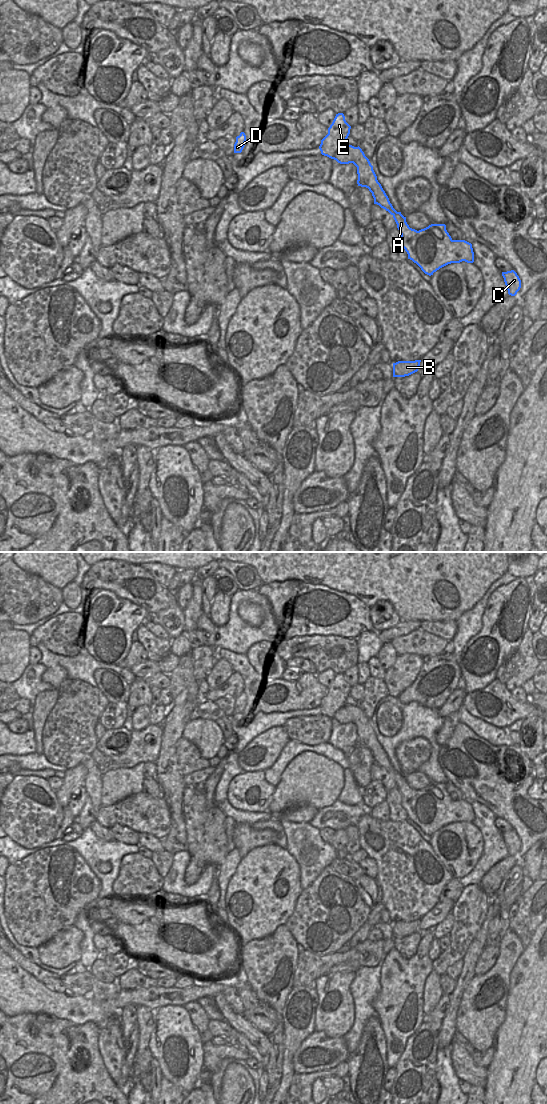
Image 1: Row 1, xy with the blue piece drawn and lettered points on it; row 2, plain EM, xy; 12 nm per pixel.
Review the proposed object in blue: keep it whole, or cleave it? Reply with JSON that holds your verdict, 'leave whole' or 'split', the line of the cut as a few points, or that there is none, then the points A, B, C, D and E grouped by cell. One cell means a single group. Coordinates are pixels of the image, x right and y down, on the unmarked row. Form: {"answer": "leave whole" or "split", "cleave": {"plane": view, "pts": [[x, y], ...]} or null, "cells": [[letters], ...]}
{"answer": "split", "cleave": {"plane": "xy", "pts": [[346, 704], [332, 718]]}, "cells": [["A", "B", "C"], ["D", "E"]]}

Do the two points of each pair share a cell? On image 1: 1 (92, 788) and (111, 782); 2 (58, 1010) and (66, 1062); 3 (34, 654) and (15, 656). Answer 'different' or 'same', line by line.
1: different
2: different
3: different

